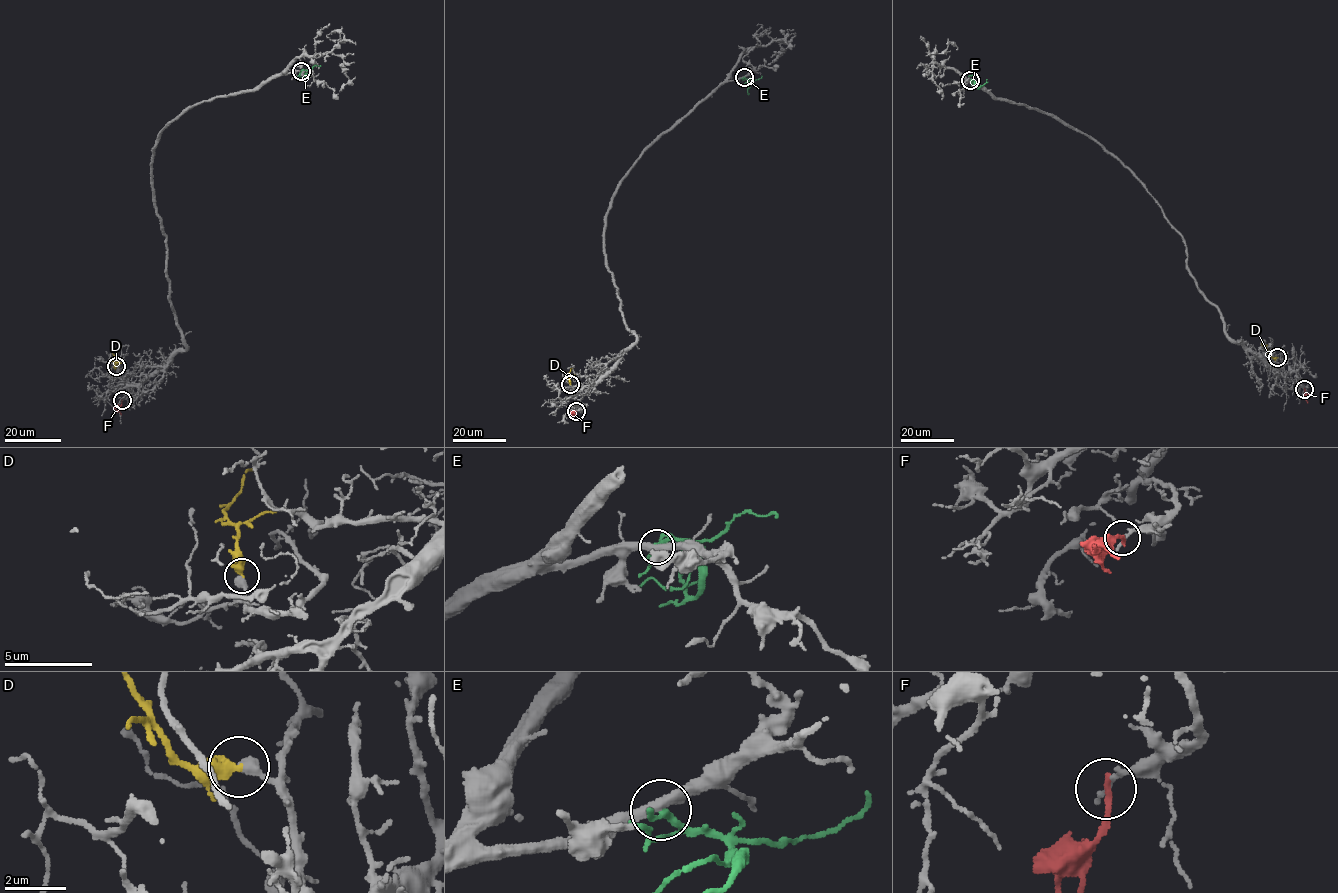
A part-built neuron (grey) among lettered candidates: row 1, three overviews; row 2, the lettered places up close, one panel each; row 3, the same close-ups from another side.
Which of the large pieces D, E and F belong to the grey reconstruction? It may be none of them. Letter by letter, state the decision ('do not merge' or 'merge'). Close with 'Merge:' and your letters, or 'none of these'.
D: merge
E: do not merge
F: do not merge
Merge: D

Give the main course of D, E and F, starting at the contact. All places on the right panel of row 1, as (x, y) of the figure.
D: (1277, 358), (1273, 358), (1261, 342)
E: (970, 80), (977, 88), (987, 79)
F: (1304, 390), (1307, 403)

